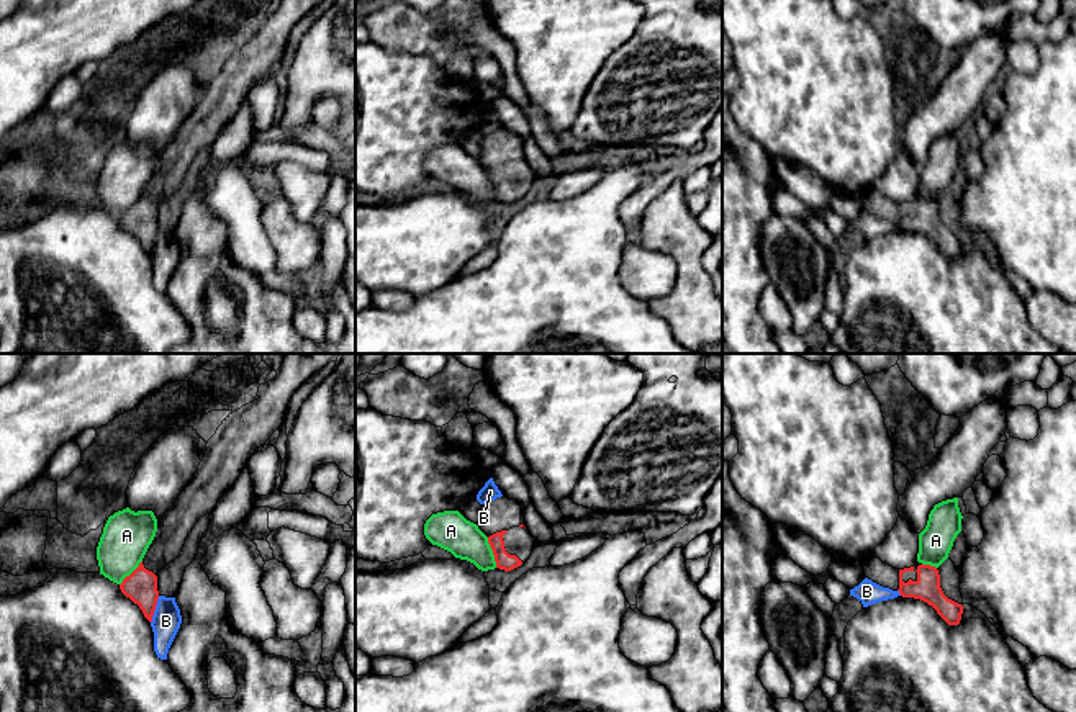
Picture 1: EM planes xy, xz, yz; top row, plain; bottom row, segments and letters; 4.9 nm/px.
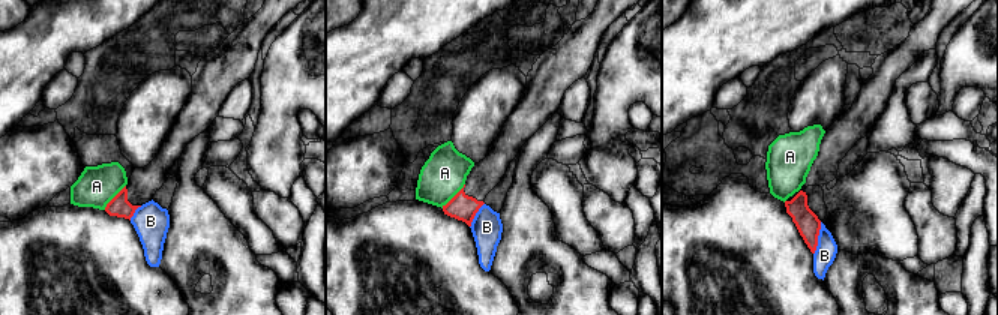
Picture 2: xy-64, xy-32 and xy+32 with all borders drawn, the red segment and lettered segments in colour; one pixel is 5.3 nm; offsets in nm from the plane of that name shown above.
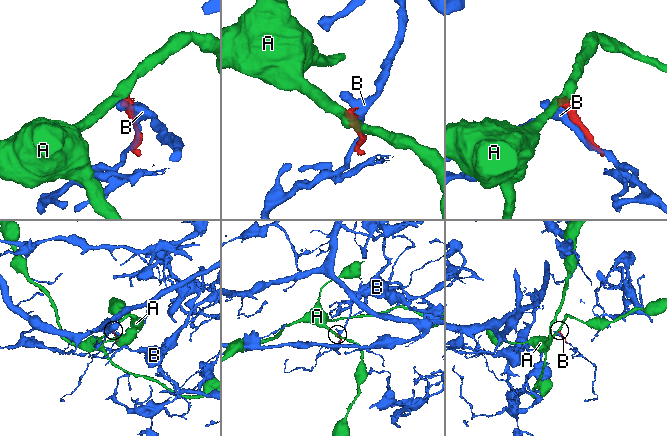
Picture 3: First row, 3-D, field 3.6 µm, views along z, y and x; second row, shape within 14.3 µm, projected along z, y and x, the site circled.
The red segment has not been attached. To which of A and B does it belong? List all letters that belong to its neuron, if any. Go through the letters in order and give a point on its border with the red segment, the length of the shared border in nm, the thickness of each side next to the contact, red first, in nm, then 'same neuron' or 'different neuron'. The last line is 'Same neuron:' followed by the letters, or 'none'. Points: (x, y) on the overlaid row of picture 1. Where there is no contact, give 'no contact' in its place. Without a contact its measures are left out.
A: meets red in xz at (493, 552); contact 160 nm long; 90 nm thick on the red side, 190 nm on the other; different neuron
B: meets red in xy at (154, 609); contact 140 nm long; 160 nm thick on the red side, 140 nm on the other; different neuron
Same neuron: none

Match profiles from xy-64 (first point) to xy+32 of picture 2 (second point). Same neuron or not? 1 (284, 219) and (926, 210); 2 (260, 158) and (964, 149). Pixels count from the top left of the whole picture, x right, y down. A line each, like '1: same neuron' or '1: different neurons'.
1: same neuron
2: different neurons

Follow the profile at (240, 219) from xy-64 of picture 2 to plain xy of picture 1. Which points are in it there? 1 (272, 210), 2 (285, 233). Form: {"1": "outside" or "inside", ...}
{"1": "outside", "2": "outside"}

